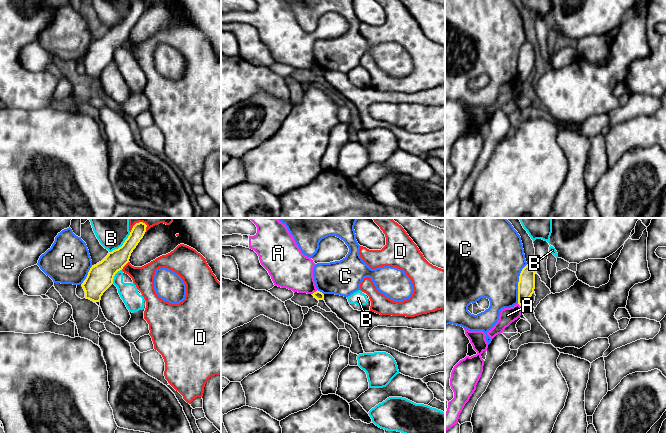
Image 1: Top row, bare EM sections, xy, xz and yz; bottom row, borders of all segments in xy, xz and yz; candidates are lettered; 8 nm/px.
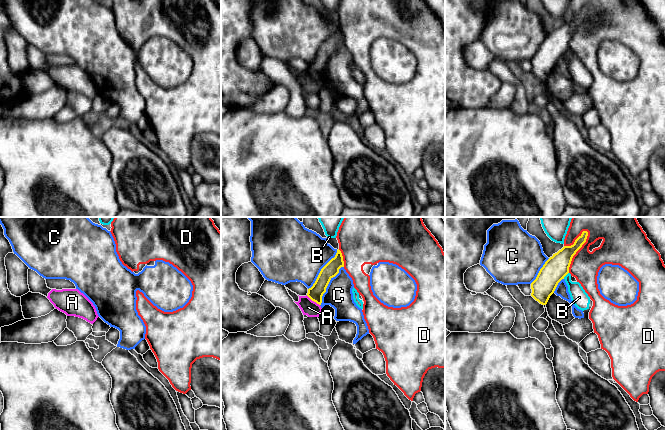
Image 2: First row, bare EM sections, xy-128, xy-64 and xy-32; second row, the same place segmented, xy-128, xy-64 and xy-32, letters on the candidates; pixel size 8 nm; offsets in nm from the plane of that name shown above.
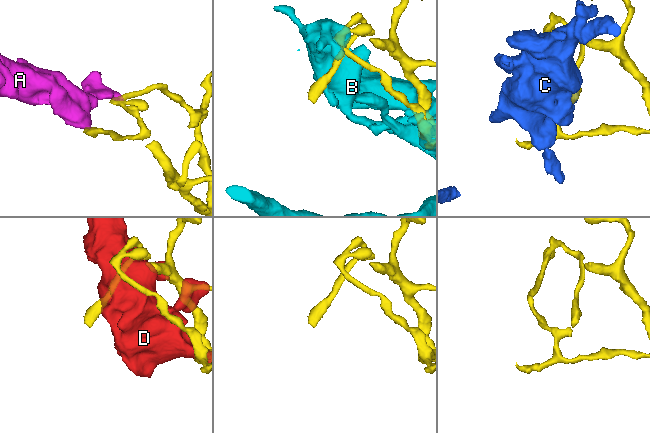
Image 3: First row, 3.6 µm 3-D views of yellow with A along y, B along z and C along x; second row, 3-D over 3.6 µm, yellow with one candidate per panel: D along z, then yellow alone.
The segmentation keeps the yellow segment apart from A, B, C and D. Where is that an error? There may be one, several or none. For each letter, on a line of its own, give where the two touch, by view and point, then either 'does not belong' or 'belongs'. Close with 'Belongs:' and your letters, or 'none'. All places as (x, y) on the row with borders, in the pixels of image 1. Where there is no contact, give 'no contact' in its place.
A: meets yellow in xz at (314, 292); does not belong
B: meets yellow in xy at (122, 245); does not belong
C: meets yellow in yz at (518, 284); does not belong
D: meets yellow in xy at (125, 264); does not belong
Belongs: none

